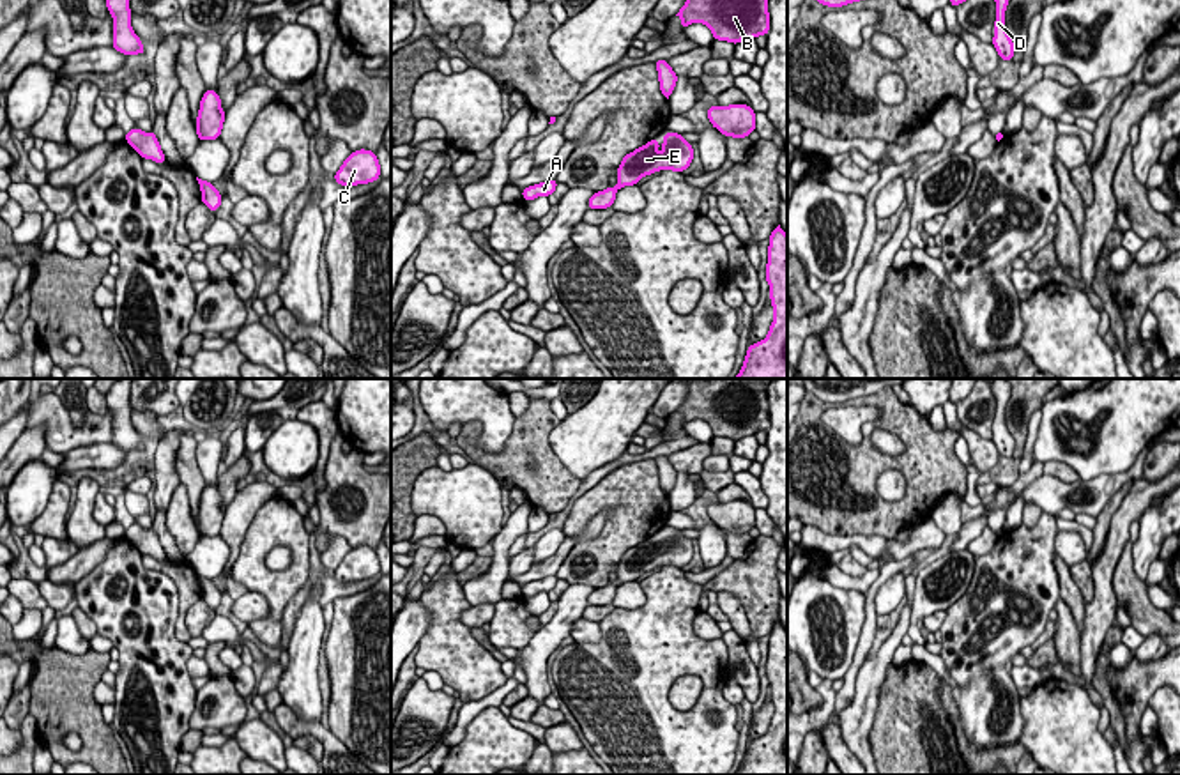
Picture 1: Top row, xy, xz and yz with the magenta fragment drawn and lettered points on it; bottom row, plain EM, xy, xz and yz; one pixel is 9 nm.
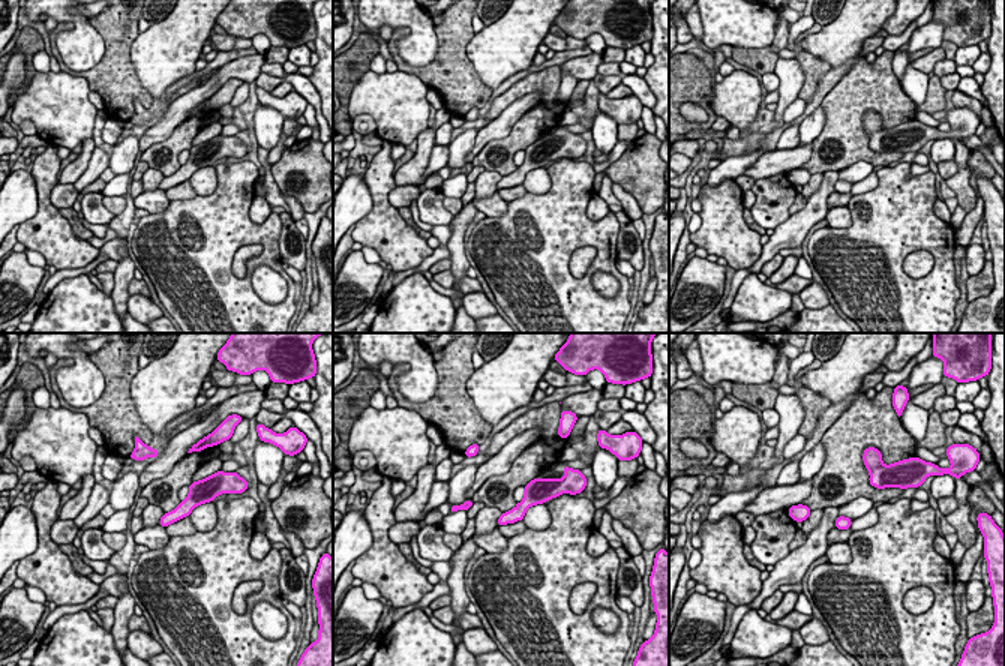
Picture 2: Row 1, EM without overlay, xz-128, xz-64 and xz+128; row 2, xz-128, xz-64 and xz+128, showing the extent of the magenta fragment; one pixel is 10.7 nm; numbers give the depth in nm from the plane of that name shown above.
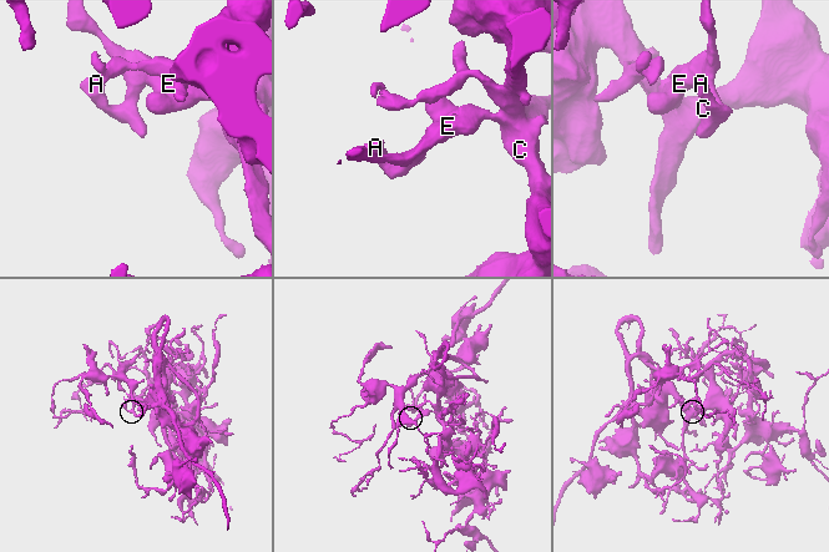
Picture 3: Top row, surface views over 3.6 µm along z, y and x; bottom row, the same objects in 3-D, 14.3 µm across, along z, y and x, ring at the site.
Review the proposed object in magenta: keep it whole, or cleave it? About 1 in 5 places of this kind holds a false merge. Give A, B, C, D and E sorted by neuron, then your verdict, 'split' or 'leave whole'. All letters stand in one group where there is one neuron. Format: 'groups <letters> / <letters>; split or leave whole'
groups A B C D E; leave whole

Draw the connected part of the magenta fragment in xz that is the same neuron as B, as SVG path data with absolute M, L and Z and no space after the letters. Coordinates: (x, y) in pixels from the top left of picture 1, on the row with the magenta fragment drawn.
M686 0L676 14L681 18L681 28L692 23L704 23L716 41L738 44L770 32L768 0Z

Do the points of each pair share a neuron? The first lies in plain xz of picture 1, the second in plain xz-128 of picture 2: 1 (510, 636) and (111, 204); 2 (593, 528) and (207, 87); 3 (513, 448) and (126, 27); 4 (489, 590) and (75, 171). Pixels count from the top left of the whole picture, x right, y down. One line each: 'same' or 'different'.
1: different
2: same
3: same
4: same

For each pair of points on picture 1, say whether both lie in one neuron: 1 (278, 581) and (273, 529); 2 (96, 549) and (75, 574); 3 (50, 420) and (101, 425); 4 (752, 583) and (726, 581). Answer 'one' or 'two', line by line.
1: one
2: one
3: one
4: one

